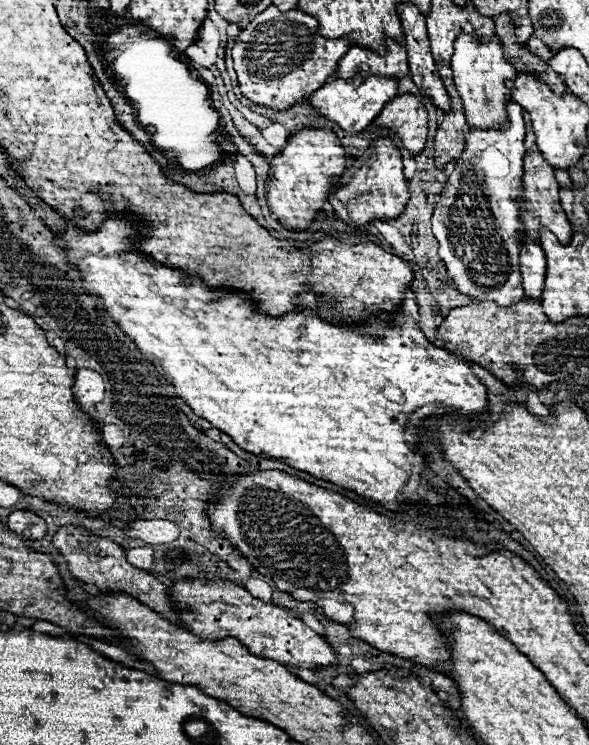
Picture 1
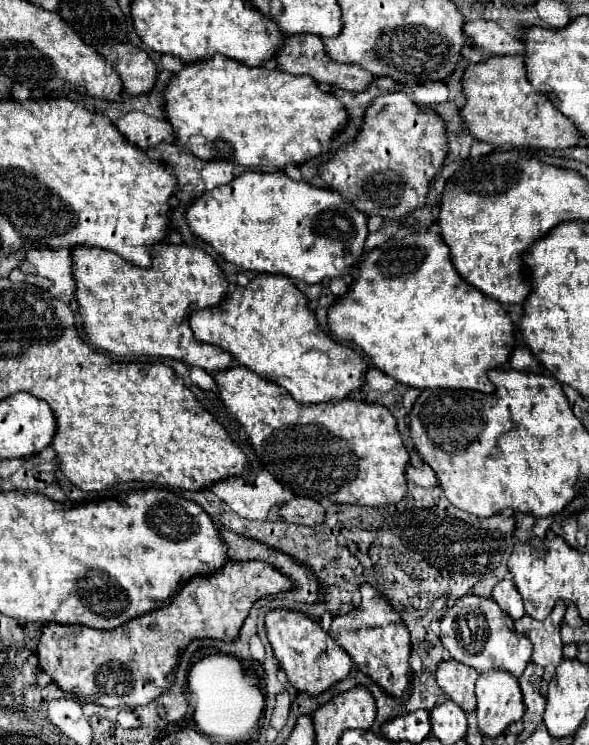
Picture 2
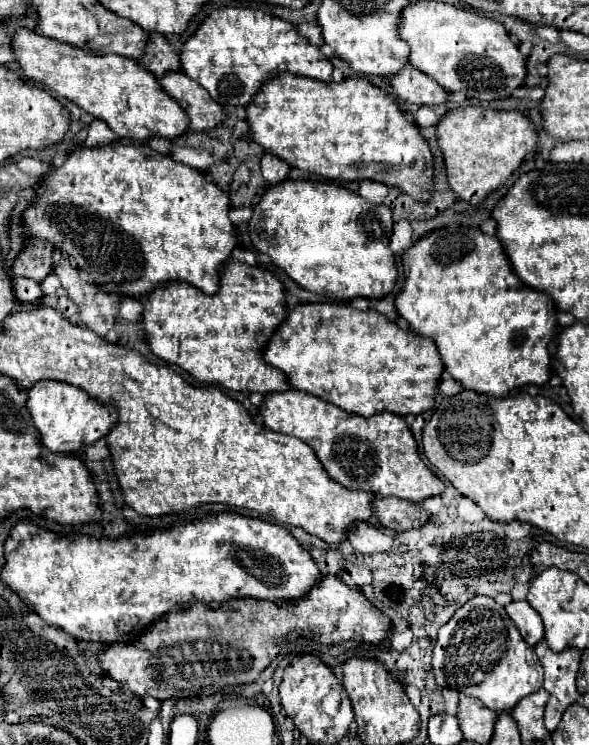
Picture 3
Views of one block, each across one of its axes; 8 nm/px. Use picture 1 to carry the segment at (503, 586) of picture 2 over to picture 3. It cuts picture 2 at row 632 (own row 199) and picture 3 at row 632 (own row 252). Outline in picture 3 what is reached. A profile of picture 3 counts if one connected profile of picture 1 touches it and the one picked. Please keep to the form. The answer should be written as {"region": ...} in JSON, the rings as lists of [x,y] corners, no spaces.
{"region":[[[476,596],[438,630],[432,656],[436,682],[482,700],[494,712],[512,710],[524,696],[542,688],[544,670],[532,650],[540,640],[544,640],[542,618],[526,600],[512,602],[504,610],[492,598]]]}

